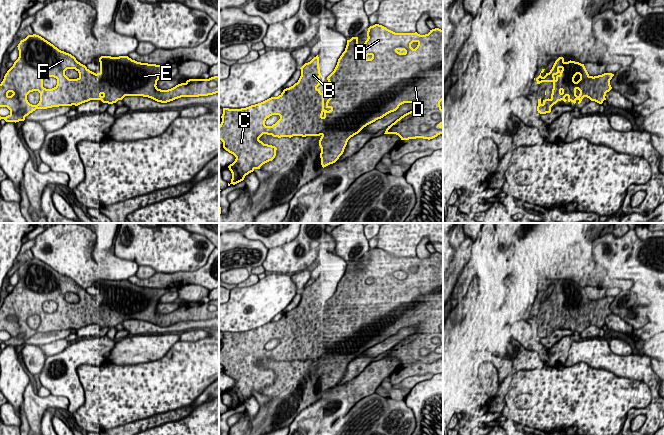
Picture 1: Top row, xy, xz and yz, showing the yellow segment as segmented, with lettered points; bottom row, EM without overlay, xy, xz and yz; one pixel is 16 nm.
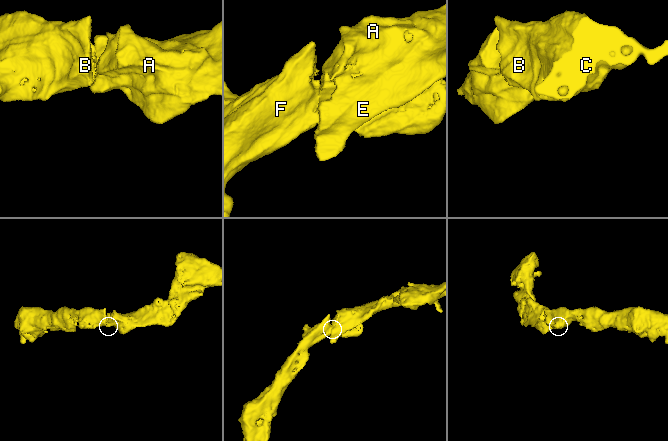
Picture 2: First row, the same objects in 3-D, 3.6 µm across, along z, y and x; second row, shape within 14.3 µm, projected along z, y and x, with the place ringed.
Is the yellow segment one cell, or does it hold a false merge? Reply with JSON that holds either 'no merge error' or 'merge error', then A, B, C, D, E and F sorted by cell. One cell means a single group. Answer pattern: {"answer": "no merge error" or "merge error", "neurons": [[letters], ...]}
{"answer": "no merge error", "neurons": [["A", "B", "C", "D", "E", "F"]]}

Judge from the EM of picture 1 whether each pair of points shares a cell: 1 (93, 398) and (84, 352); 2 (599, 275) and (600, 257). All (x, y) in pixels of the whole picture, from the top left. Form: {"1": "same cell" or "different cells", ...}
{"1": "different cells", "2": "different cells"}

